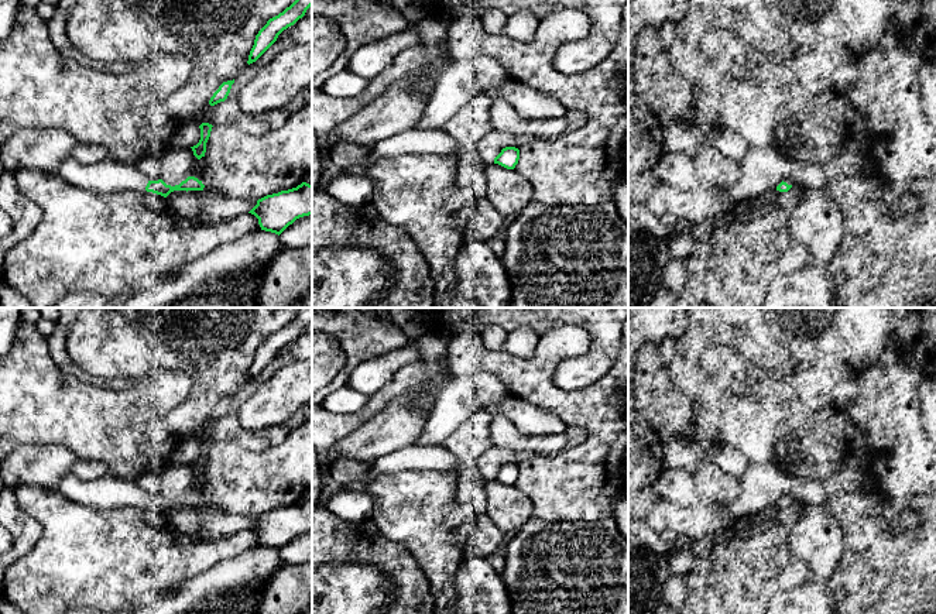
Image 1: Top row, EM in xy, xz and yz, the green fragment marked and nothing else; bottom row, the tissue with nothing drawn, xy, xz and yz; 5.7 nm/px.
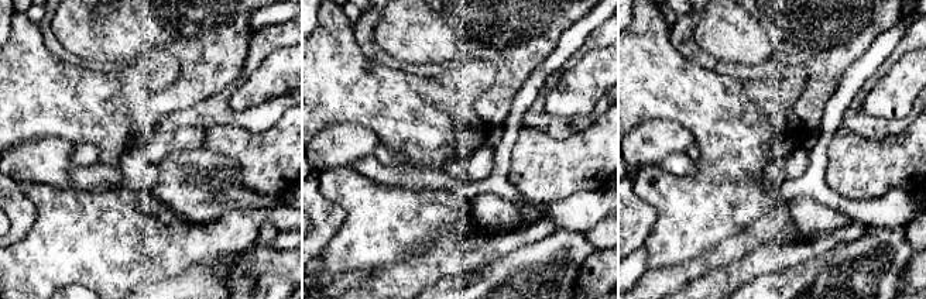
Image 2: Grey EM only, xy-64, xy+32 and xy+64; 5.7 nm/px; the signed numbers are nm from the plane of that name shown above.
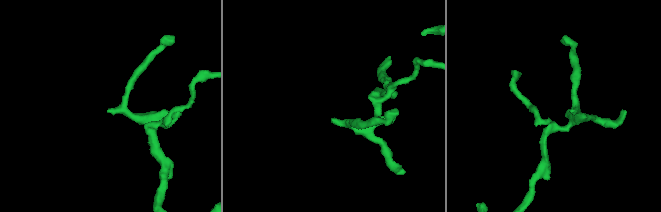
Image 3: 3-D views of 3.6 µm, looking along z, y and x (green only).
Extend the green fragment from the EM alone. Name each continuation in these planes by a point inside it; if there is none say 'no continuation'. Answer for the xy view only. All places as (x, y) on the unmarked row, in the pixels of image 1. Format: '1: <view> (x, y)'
1: xy (108, 491)

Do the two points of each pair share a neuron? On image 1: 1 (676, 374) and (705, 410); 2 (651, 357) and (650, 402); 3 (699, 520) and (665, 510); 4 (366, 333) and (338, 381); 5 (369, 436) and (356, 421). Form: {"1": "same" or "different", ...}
{"1": "same", "2": "same", "3": "same", "4": "same", "5": "different"}

